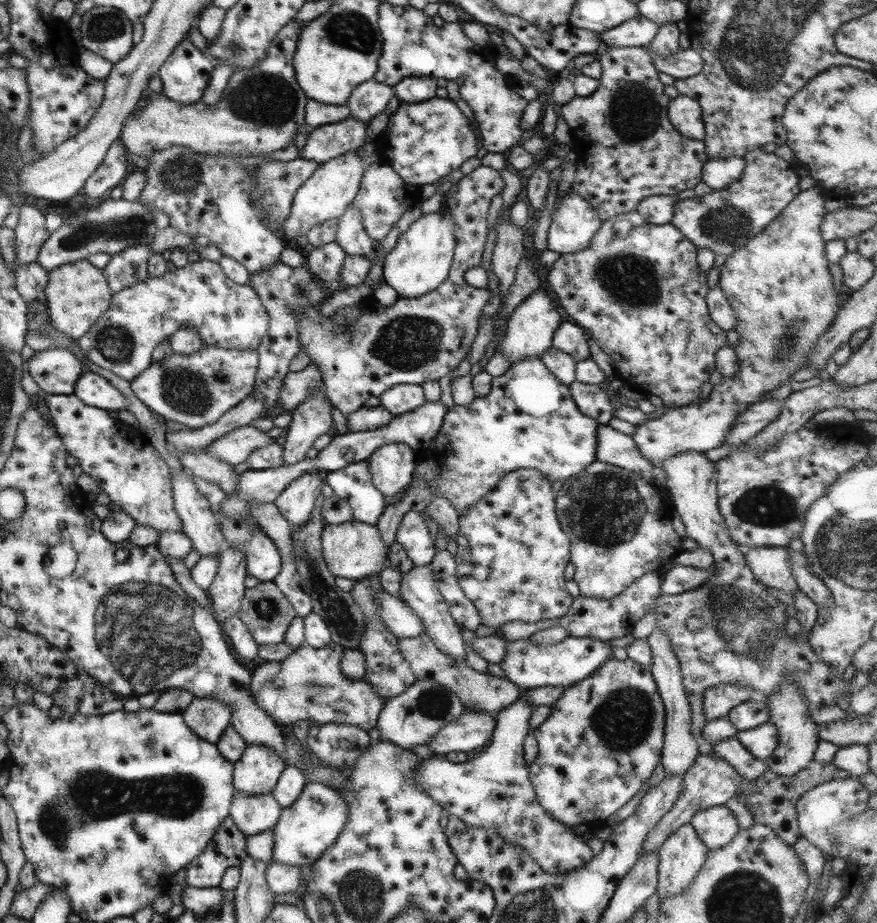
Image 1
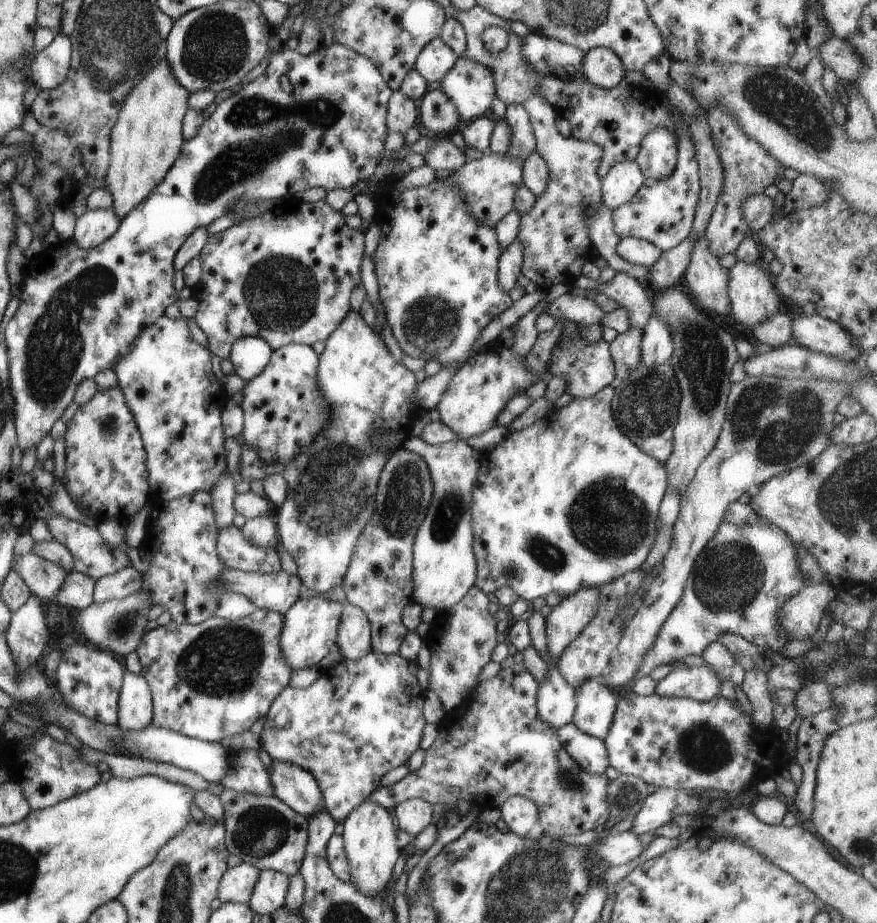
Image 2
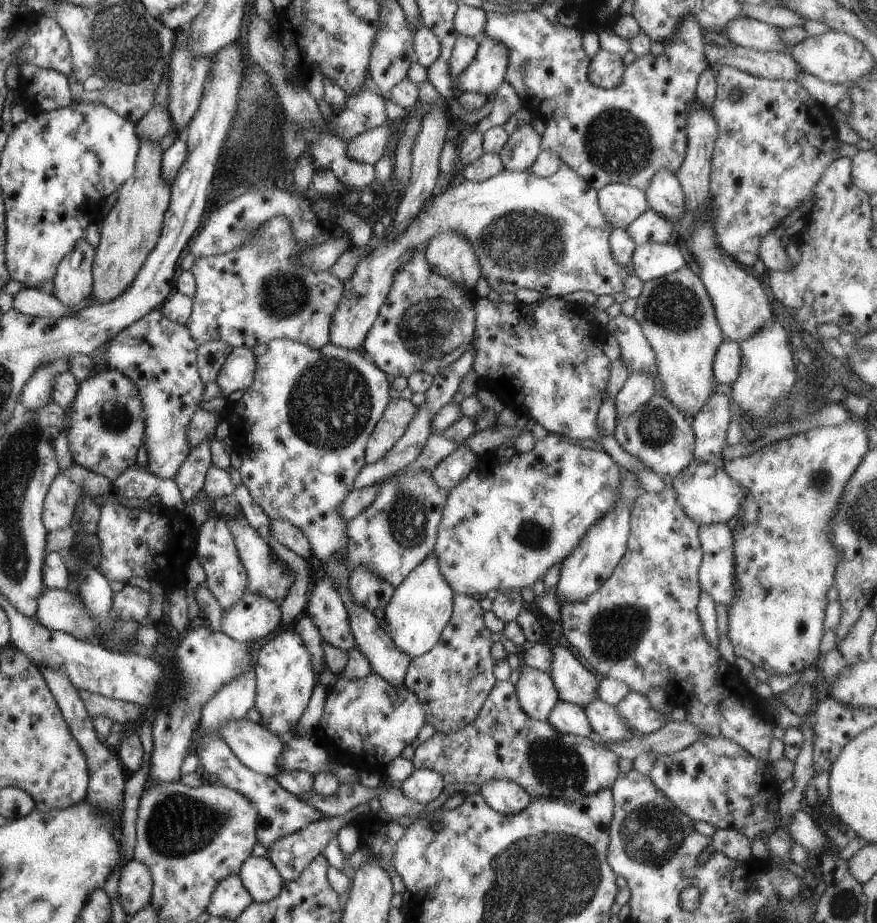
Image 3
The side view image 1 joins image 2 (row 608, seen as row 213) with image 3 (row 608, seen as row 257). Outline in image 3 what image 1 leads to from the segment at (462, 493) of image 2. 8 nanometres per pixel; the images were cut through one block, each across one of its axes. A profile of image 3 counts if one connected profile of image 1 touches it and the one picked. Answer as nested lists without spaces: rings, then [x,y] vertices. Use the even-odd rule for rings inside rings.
[[[429,554],[403,578],[403,582],[394,587],[391,598],[383,609],[383,618],[393,646],[409,658],[417,658],[429,652],[449,620],[455,595],[443,580],[435,556]]]

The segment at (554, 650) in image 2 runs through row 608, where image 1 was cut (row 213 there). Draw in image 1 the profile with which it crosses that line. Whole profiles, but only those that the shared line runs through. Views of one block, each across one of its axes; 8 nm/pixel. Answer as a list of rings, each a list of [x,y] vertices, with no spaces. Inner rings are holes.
[[[567,191],[554,206],[547,230],[546,250],[559,254],[585,250],[601,226],[595,210],[575,191]]]

